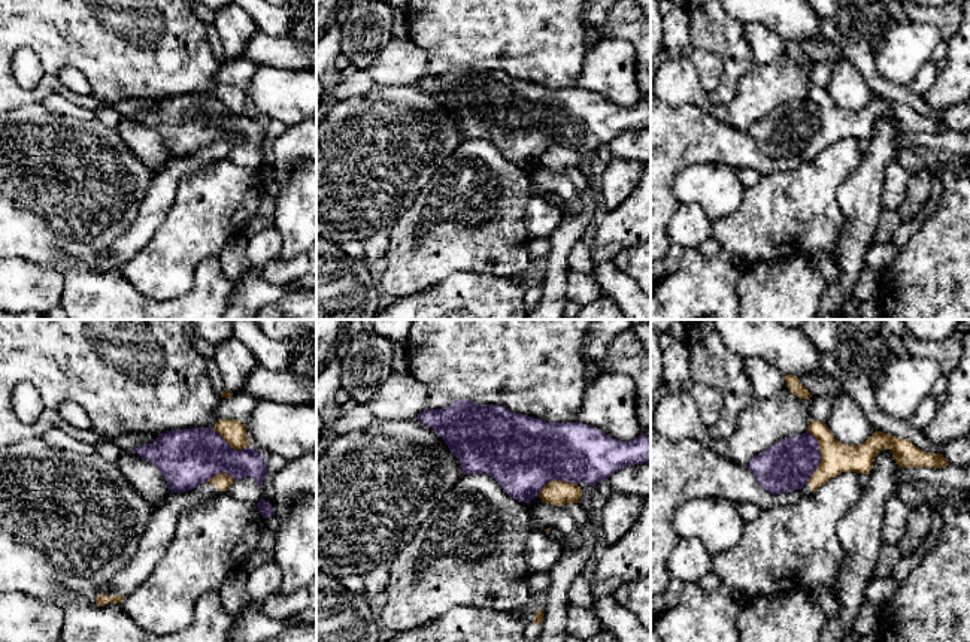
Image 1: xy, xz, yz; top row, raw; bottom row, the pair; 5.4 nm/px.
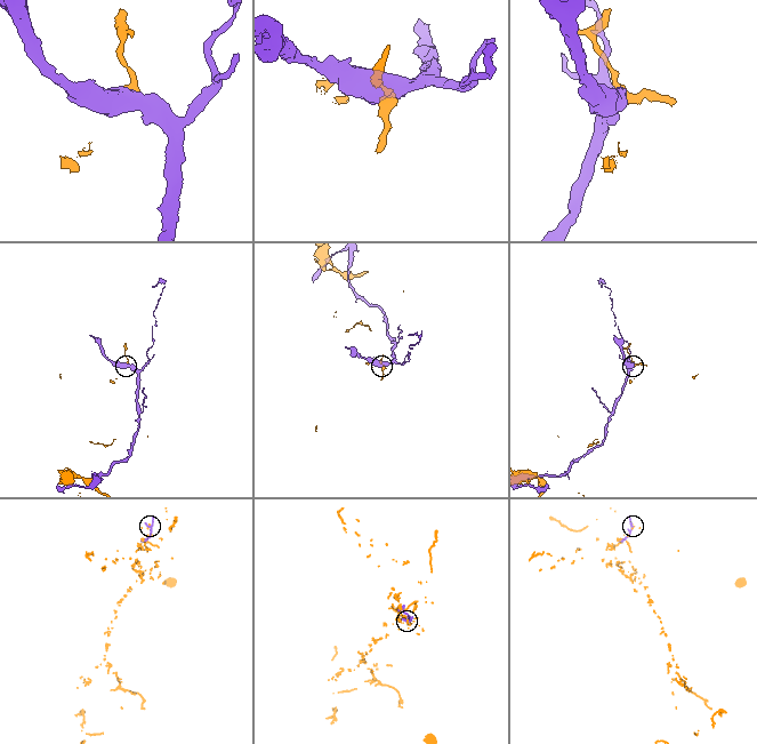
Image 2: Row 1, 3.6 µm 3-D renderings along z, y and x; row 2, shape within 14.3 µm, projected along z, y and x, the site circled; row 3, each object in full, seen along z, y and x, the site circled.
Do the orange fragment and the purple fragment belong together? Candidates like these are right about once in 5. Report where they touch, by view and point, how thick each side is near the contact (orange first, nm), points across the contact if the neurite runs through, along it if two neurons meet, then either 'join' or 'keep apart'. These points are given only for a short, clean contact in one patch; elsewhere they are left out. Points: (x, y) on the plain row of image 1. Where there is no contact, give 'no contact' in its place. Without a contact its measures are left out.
contact yz (821, 121); calibres 170 and 280 nm; border yz (808, 96), (818, 109), (820, 130), (806, 147); keep apart

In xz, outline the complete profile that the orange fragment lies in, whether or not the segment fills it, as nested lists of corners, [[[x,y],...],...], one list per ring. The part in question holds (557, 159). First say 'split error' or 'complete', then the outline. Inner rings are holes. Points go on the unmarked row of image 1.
complete; [[[551,146],[539,158],[539,163],[551,170],[579,169],[582,155],[578,149]]]

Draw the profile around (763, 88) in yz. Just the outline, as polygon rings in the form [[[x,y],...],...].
[[[785,52],[770,64],[754,63],[739,79],[730,105],[713,105],[704,91],[695,66],[682,57],[660,58],[654,90],[672,107],[695,105],[718,121],[740,131],[779,106],[807,97],[813,63],[800,64]]]

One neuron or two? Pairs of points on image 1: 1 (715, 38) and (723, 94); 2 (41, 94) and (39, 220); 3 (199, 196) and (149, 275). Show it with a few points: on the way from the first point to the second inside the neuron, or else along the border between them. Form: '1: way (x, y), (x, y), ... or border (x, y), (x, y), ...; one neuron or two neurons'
1: way (727, 51), (728, 81); one neuron
2: border (41, 103), (26, 103), (15, 109); two neurons
3: way (199, 215), (199, 224), (169, 256); one neuron

